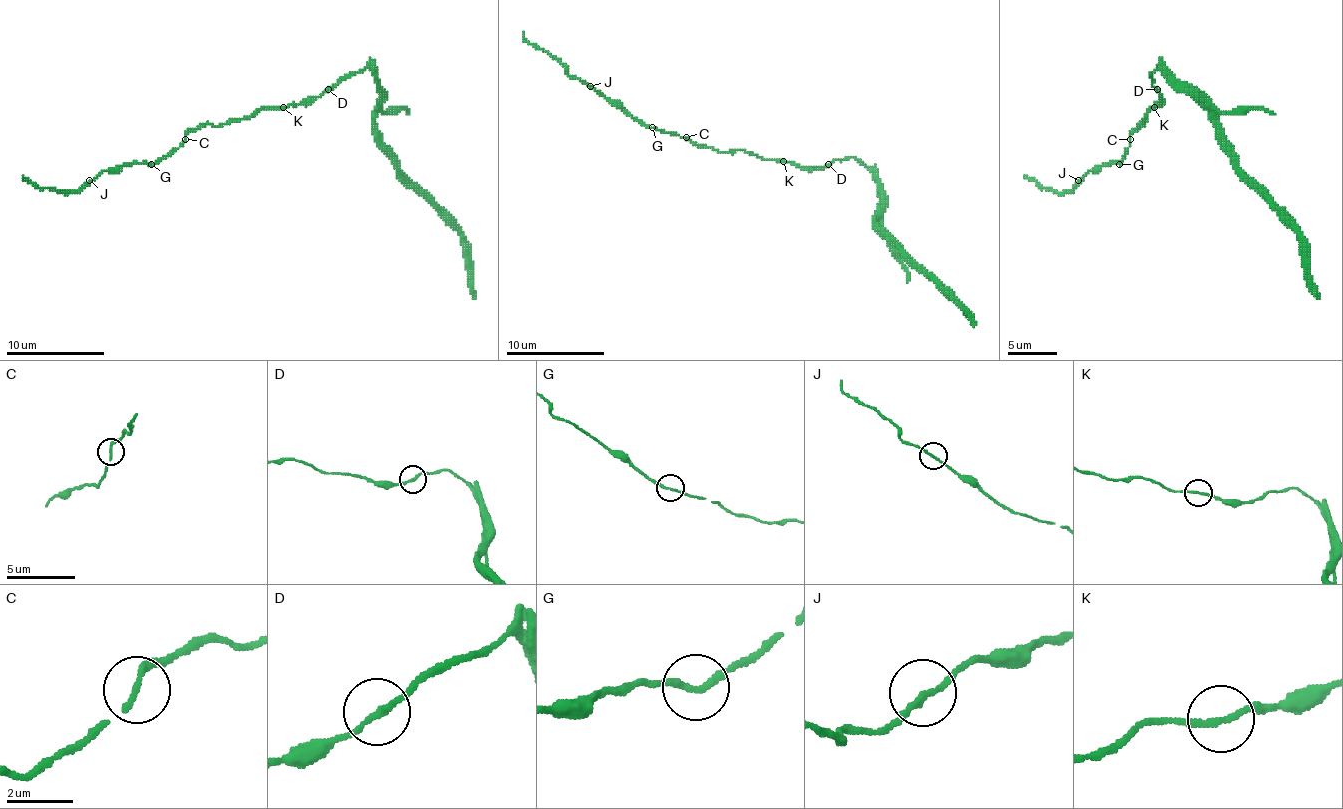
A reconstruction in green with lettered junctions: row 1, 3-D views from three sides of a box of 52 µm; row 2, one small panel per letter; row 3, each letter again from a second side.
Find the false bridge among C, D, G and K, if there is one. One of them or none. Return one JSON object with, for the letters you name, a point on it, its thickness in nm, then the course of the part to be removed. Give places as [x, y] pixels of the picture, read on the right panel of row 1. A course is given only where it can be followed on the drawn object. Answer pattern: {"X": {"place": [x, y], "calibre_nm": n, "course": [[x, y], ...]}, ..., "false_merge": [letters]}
{"false_merge": []}

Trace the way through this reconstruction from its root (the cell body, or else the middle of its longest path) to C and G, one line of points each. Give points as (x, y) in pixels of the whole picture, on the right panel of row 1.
C: (1159, 97), (1159, 102), (1142, 119), (1145, 124), (1140, 124), (1130, 139)
G: (1159, 97), (1159, 102), (1142, 119), (1145, 124), (1140, 124), (1130, 136), (1130, 146), (1120, 163)

